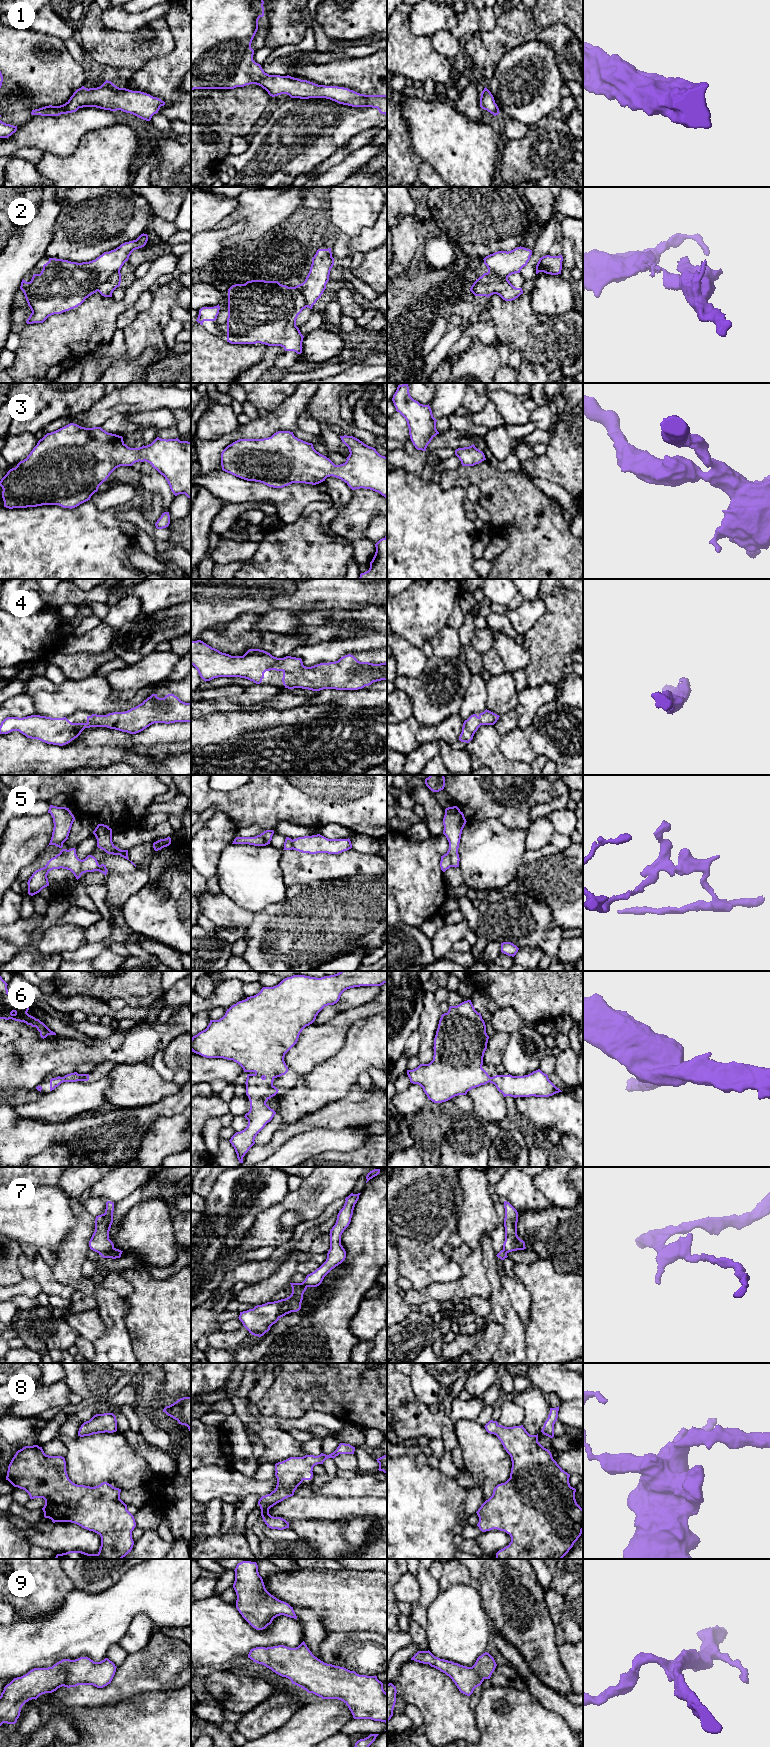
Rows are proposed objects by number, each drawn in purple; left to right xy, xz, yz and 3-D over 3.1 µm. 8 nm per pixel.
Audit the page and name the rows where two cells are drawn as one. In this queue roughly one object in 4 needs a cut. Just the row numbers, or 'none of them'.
2, 5, 7

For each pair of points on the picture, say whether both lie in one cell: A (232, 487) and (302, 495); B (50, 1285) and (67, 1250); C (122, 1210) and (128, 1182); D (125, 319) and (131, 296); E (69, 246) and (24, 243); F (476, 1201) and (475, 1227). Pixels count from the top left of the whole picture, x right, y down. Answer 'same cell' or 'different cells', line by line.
A: same cell
B: different cells
C: different cells
D: different cells
E: different cells
F: same cell

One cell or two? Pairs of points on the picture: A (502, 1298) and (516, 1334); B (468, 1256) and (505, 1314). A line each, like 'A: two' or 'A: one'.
A: one
B: two

